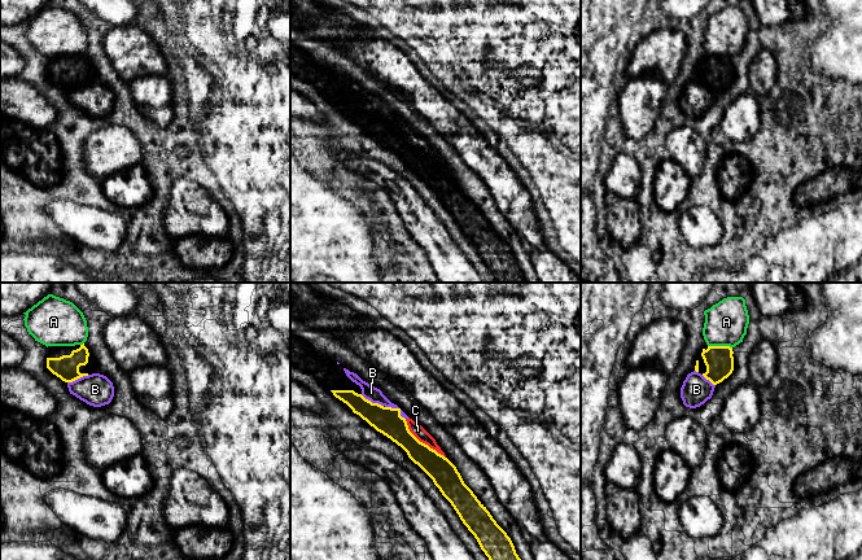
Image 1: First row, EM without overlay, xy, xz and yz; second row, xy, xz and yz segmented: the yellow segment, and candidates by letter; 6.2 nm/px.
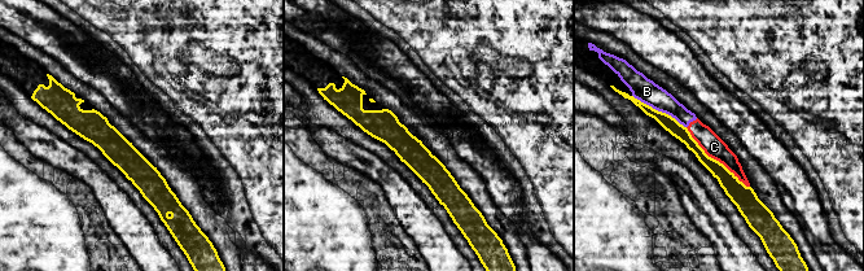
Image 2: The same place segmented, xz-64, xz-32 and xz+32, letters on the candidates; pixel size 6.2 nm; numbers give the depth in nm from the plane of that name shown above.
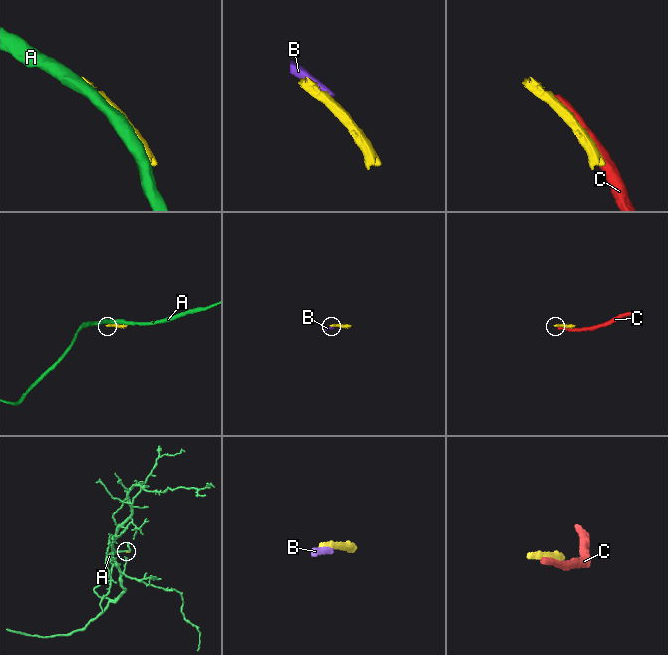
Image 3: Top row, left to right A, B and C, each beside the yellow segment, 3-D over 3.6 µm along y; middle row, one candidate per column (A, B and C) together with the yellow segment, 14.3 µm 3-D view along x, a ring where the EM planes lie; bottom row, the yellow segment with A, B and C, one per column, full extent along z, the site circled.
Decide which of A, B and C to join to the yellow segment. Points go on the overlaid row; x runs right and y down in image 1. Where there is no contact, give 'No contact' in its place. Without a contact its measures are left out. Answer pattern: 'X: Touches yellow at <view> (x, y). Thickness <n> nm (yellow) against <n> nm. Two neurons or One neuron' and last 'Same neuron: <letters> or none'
A: Touches yellow at yz (720, 346). Thickness 180 nm (yellow) against 260 nm. Two neurons
B: Touches yellow at xz (397, 408). Thickness 170 nm (yellow) against 90 nm. Two neurons
C: Touches yellow at xz (421, 442). Thickness 170 nm (yellow) against 80 nm. Two neurons
Same neuron: none

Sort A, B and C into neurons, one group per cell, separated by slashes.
A / B C

